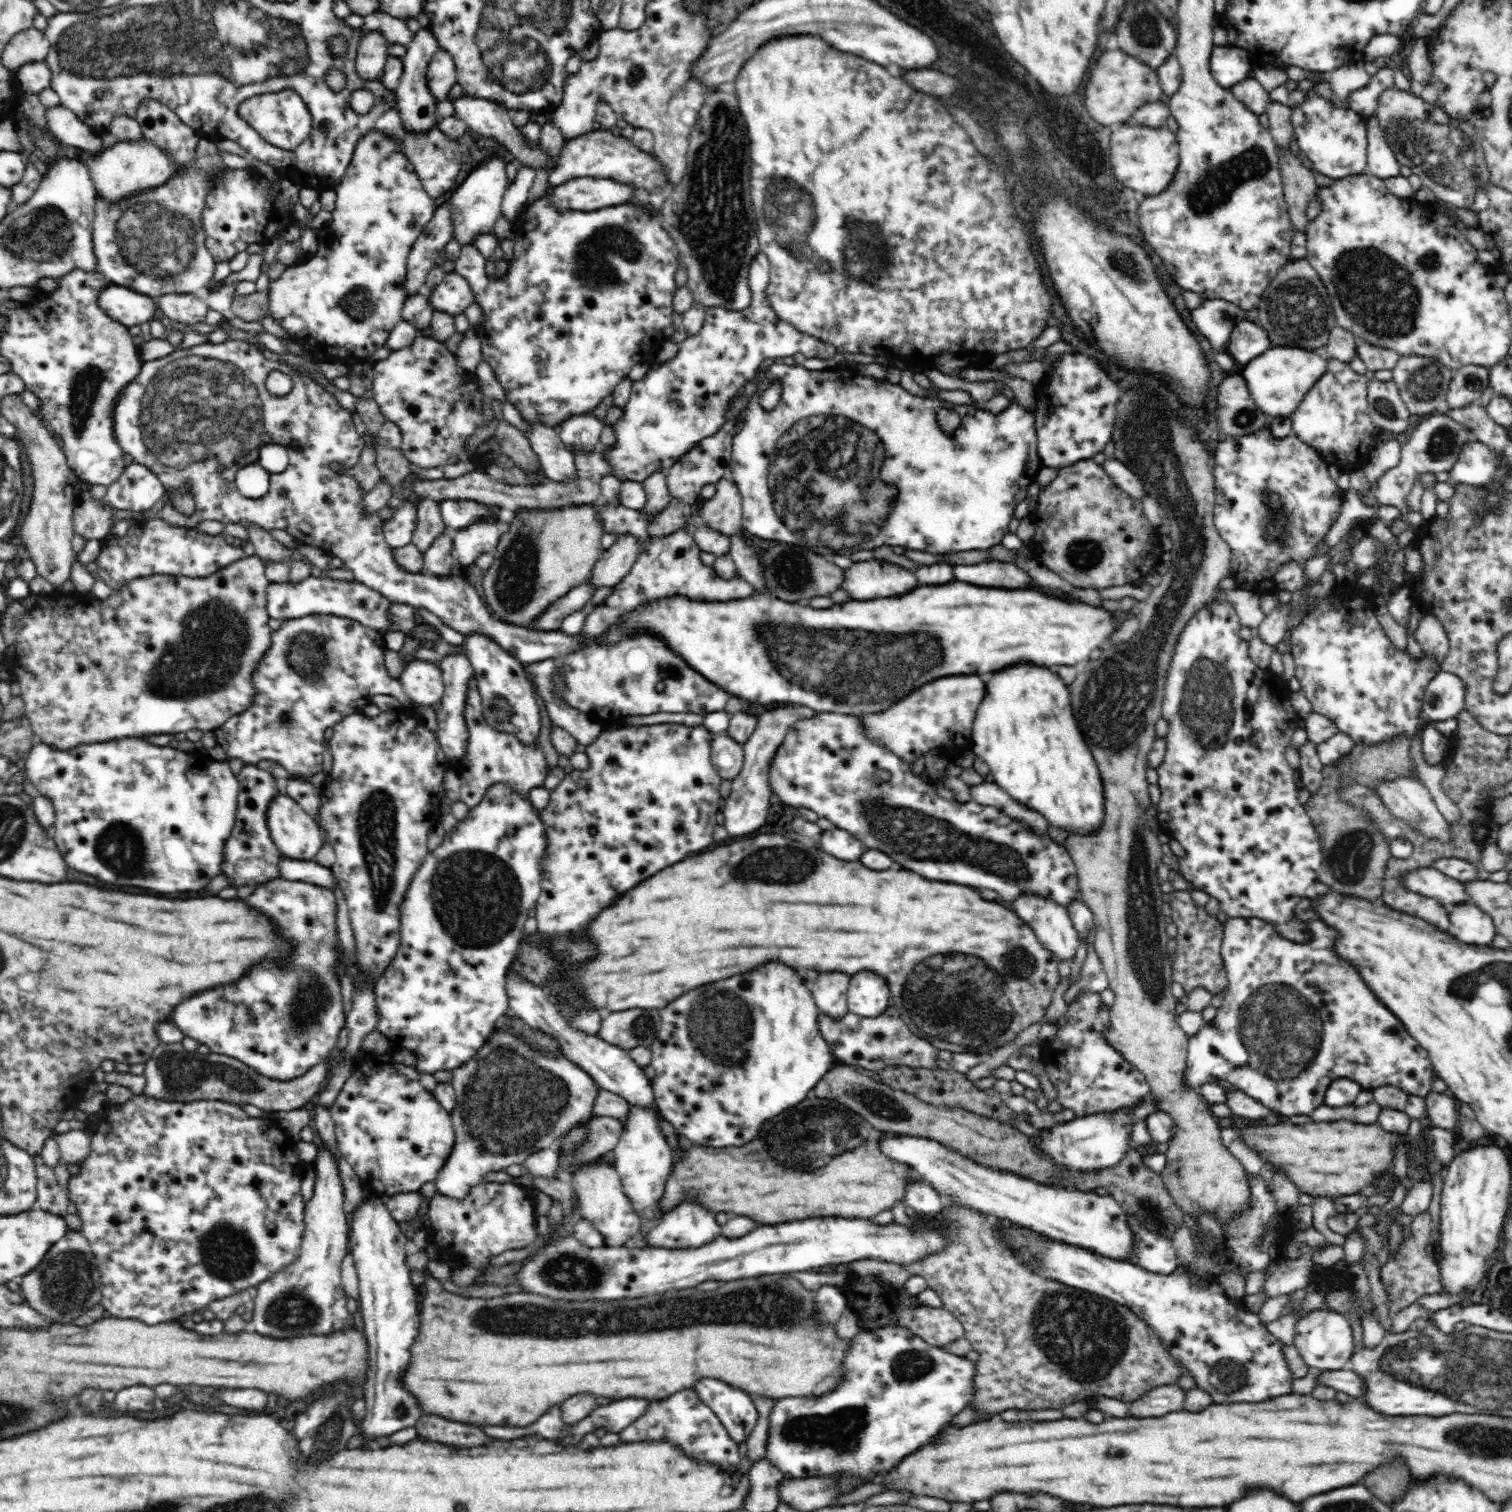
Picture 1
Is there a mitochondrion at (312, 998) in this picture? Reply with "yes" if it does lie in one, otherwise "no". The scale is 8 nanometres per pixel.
yes

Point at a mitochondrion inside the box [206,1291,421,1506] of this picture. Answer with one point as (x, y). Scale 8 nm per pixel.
(331, 1433)

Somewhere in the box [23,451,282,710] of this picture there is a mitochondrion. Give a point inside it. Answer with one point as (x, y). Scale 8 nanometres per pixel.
(214, 641)

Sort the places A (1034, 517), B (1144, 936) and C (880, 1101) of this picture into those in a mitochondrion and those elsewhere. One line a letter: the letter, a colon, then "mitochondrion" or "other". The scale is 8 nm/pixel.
A: other
B: mitochondrion
C: mitochondrion

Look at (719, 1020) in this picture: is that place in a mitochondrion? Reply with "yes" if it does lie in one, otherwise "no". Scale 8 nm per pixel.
yes

